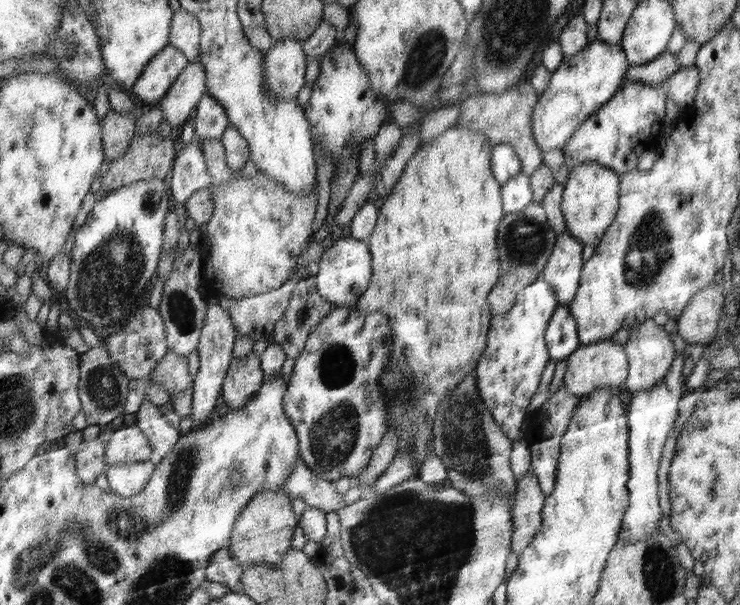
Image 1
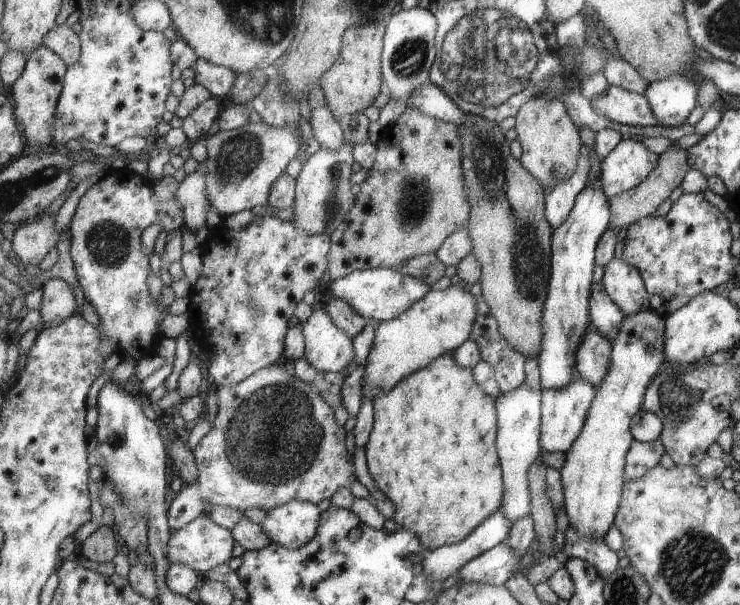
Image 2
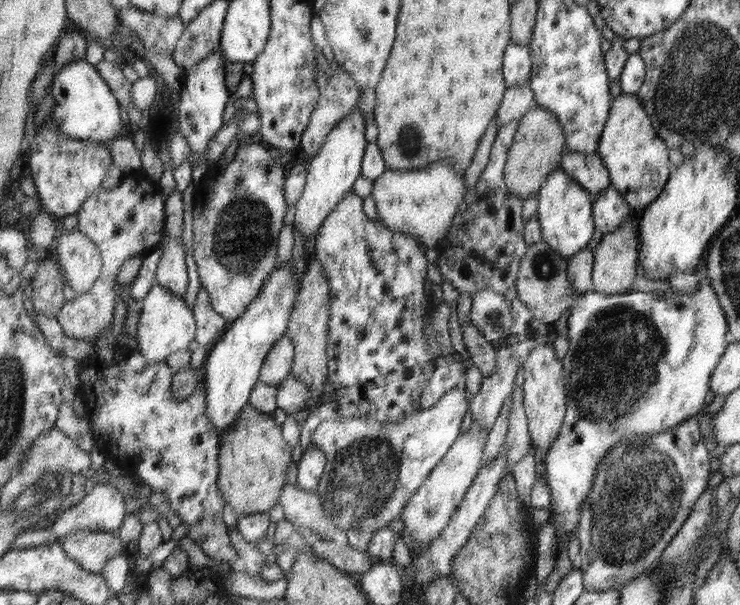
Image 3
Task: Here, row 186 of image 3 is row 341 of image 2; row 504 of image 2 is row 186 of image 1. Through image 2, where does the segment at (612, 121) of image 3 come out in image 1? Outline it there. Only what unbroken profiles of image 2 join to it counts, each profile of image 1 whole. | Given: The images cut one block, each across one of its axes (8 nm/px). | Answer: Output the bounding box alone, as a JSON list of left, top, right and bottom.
[562,162,621,246]

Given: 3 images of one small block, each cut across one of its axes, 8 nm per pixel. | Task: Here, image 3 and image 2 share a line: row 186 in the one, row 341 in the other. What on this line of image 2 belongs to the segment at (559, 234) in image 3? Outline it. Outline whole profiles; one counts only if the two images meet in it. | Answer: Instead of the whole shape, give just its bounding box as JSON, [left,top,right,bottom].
[537,178,611,391]

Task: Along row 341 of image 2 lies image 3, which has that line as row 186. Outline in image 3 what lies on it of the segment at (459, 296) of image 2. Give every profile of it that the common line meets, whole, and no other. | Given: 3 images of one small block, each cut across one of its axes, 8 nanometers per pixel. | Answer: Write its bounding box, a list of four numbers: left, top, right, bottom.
[371,159,467,249]

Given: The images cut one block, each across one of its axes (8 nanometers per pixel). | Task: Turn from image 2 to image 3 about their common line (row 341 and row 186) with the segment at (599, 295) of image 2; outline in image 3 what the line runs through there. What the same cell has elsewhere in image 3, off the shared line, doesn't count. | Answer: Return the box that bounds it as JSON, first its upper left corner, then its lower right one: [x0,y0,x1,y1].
[594,185,634,235]

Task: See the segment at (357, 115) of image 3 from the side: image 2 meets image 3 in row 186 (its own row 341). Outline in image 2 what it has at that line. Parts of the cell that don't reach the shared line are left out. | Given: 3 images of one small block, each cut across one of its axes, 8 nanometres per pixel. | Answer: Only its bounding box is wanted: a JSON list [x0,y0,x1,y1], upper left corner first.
[302,308,355,372]

